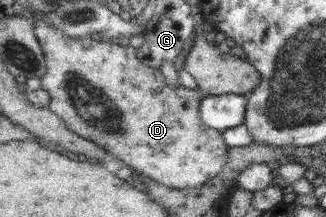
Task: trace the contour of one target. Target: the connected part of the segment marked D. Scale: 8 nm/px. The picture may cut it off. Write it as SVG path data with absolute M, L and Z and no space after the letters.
M43 19L35 21L35 32L47 59L47 72L41 79L41 87L50 93L51 104L49 108L54 111L54 113L57 113L74 133L103 147L106 151L109 151L114 158L132 166L138 173L173 188L202 187L206 182L209 182L212 178L220 175L222 170L225 169L226 162L229 161L230 147L226 143L225 137L220 130L214 129L203 122L203 119L201 118L201 103L205 94L200 91L198 87L188 89L181 85L175 87L166 83L166 79L164 79L164 75L162 75L160 70L145 64L137 55L138 49L130 44L127 46L119 45L115 40L107 40L104 38L98 42L90 38L90 36L70 37L61 29L52 27L47 21L43 21Z

